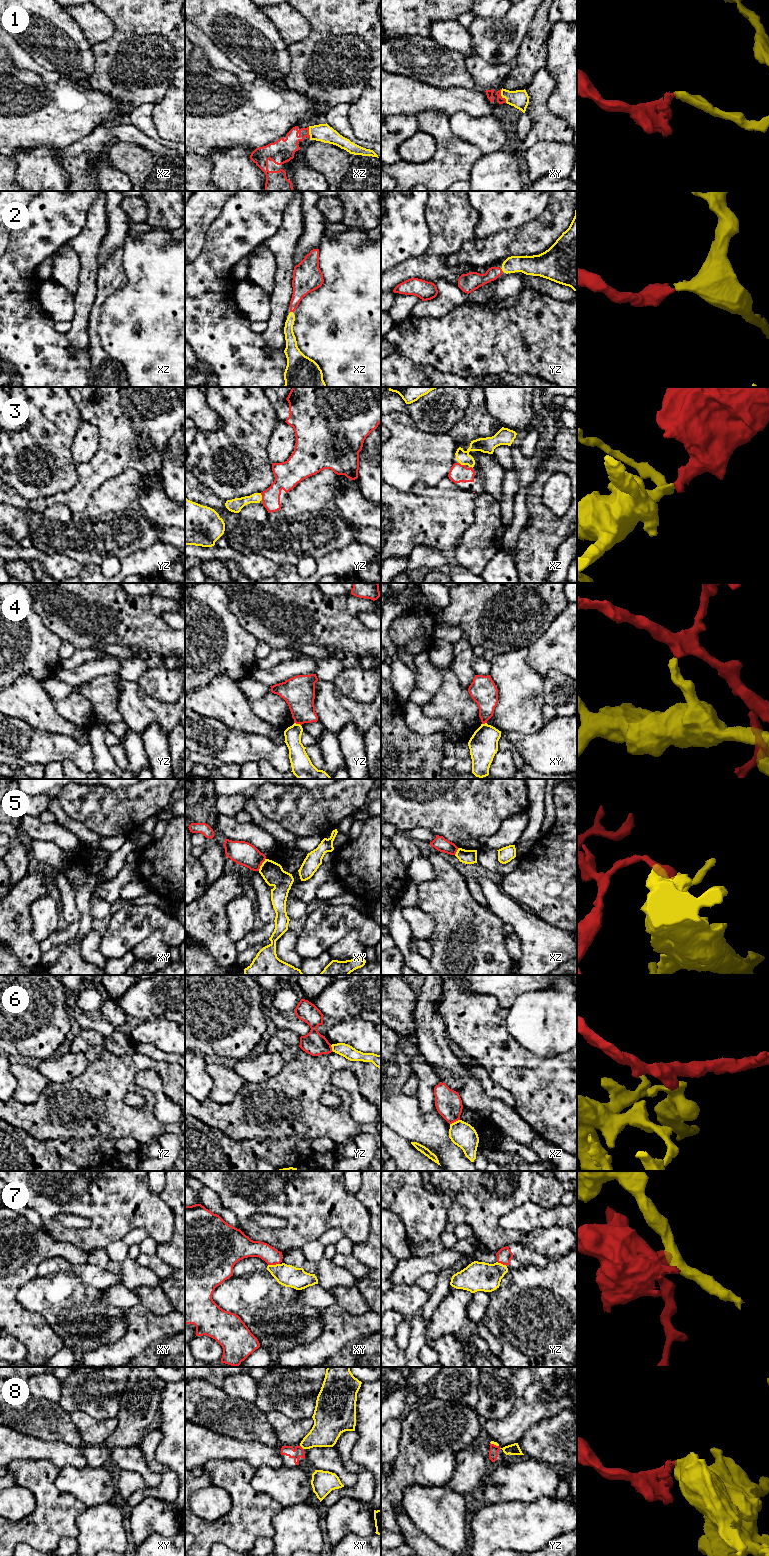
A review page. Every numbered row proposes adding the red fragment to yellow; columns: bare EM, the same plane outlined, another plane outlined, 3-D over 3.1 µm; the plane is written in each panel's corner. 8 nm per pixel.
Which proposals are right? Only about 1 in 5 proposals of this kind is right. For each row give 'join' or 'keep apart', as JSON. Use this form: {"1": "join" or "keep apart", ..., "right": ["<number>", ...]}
{"1": "join", "2": "join", "3": "join", "4": "keep apart", "5": "keep apart", "6": "keep apart", "7": "keep apart", "8": "keep apart", "right": ["1", "2", "3"]}

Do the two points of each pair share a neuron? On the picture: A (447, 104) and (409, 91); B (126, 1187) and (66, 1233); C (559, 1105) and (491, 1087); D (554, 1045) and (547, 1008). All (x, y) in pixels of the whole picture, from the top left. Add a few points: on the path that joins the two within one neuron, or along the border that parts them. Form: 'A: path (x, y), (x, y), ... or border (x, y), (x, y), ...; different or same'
A: path (438, 99), (418, 96); same
B: path (115, 1204), (87, 1234), (83, 1234); same
C: border (490, 1078), (512, 1095), (515, 1105); different
D: path (551, 1036), (547, 1017); same

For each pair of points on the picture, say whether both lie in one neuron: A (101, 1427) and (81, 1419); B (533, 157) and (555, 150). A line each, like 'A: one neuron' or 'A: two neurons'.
A: one neuron
B: one neuron

